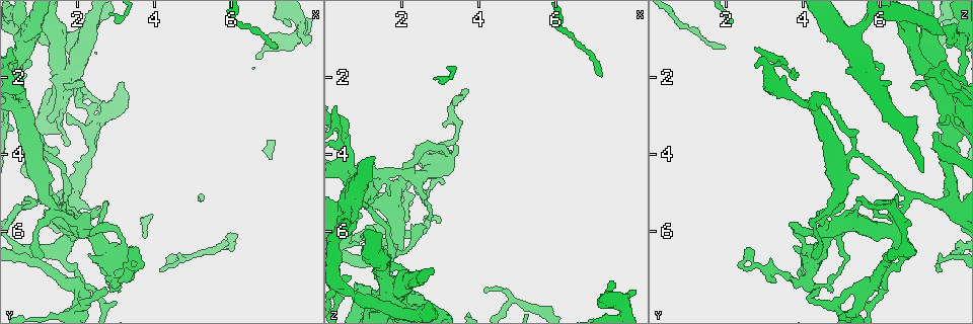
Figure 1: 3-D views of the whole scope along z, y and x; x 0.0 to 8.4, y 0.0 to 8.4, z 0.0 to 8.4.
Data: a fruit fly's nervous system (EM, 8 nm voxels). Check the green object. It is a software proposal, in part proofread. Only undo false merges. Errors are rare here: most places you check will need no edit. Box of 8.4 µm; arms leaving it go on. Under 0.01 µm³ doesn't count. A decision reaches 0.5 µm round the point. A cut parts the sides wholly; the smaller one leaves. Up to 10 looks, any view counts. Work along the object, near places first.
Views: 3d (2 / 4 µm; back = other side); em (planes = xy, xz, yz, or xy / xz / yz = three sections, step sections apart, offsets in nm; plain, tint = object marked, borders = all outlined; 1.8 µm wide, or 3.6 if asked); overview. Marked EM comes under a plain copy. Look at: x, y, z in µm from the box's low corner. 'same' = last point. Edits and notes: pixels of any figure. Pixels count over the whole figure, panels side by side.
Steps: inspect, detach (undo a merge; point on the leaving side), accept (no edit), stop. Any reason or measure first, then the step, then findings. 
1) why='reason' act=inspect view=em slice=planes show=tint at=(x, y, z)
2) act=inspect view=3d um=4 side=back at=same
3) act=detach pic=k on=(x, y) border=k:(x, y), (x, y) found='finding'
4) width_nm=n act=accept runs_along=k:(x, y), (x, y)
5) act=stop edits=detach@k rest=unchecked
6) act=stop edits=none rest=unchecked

why='abrupt turn' act=inspect view=3d um=2 at=(1.65, 2.35, 7.70)

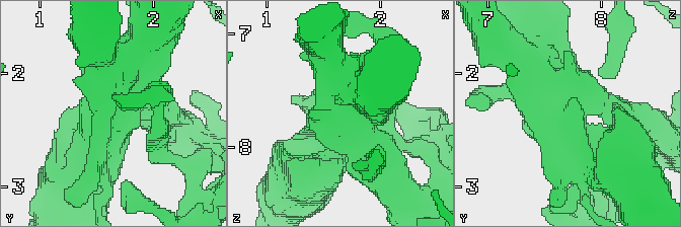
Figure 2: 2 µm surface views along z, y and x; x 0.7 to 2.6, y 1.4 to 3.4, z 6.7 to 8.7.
why='shape alone is not enough' act=inspect view=em slice=planes show=tint at=(1.70, 2.28, 7.74)

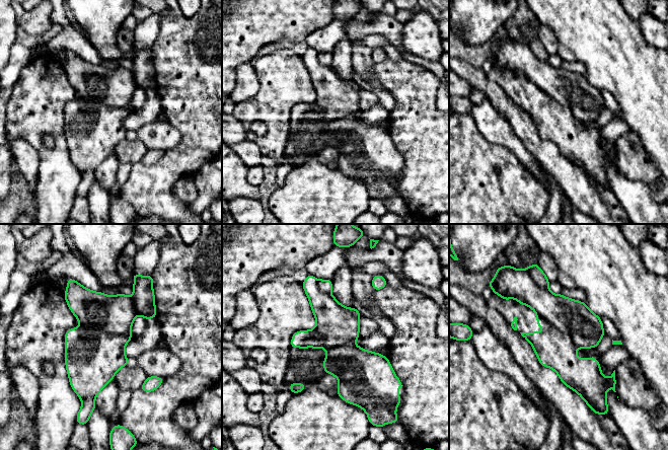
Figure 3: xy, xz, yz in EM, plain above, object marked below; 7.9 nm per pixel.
width_nm=340 act=accept found='continuous, no second cell'

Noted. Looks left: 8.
why='looks like a crossing' act=inspect view=em slice=yz step=8 show=tint at=(2.20, 6.00, 4.55)

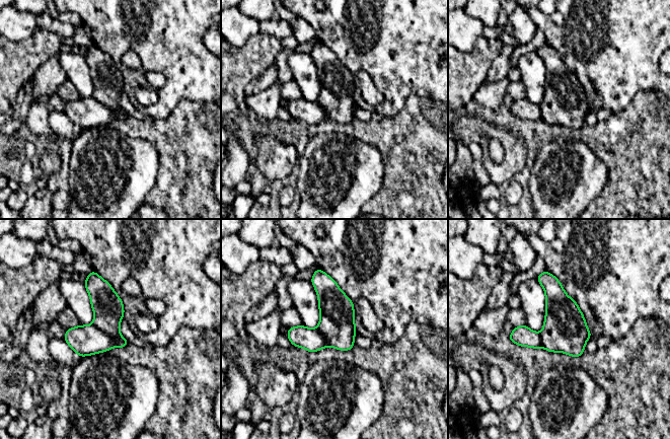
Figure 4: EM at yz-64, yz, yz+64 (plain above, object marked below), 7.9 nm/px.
act=inspect view=em slice=xy step=4 show=tint at=same

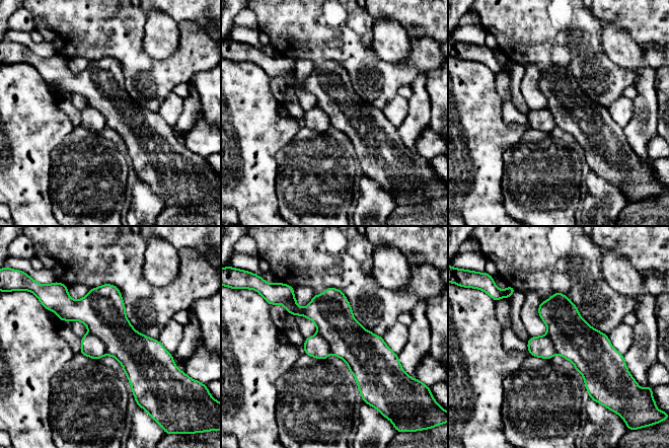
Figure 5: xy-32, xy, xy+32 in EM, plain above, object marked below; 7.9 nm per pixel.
act=accept runs_along=5:(56, 309), (165, 358) found='continuous, no second cell'

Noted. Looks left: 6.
why='calibre changes' act=inspect view=em slice=yz step=4 show=borders at=(0.65, 2.85, 4.40)

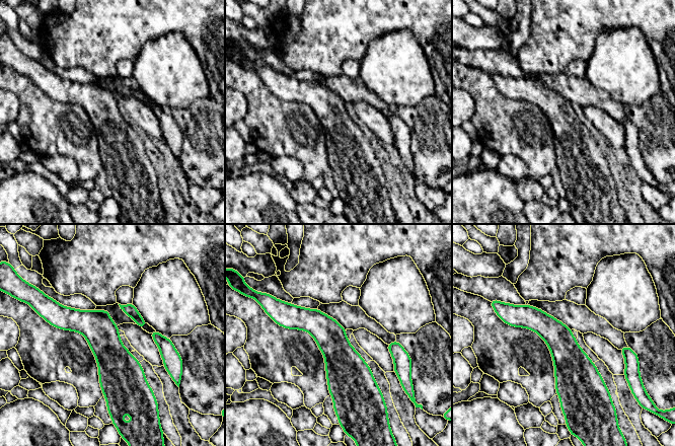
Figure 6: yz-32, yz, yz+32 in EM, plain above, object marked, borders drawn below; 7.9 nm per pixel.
act=accept found='all the same cell'

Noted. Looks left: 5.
why='thick turns thin' act=inspect view=3d um=4 at=(1.85, 5.20, 7.85)

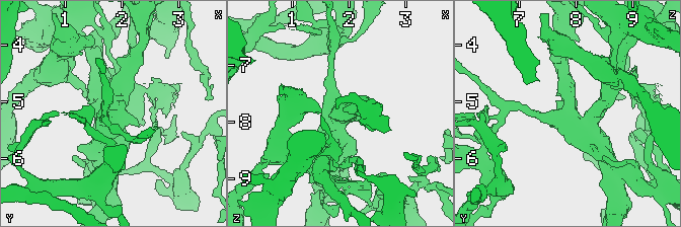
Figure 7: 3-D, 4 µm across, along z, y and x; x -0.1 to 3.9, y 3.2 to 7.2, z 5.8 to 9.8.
act=inspect view=em um=3.6 slice=planes show=tint at=(1.80, 5.25, 7.85)

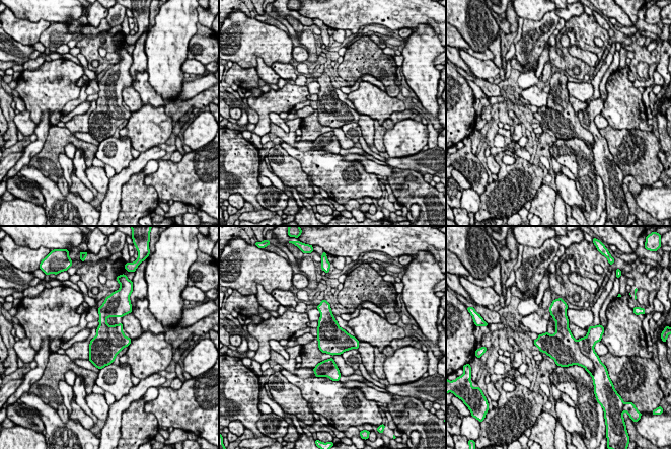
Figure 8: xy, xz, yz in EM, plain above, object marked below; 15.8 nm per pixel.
act=accept found='continuous, no second cell'

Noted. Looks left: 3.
act=stop edits=none rest=unchecked

